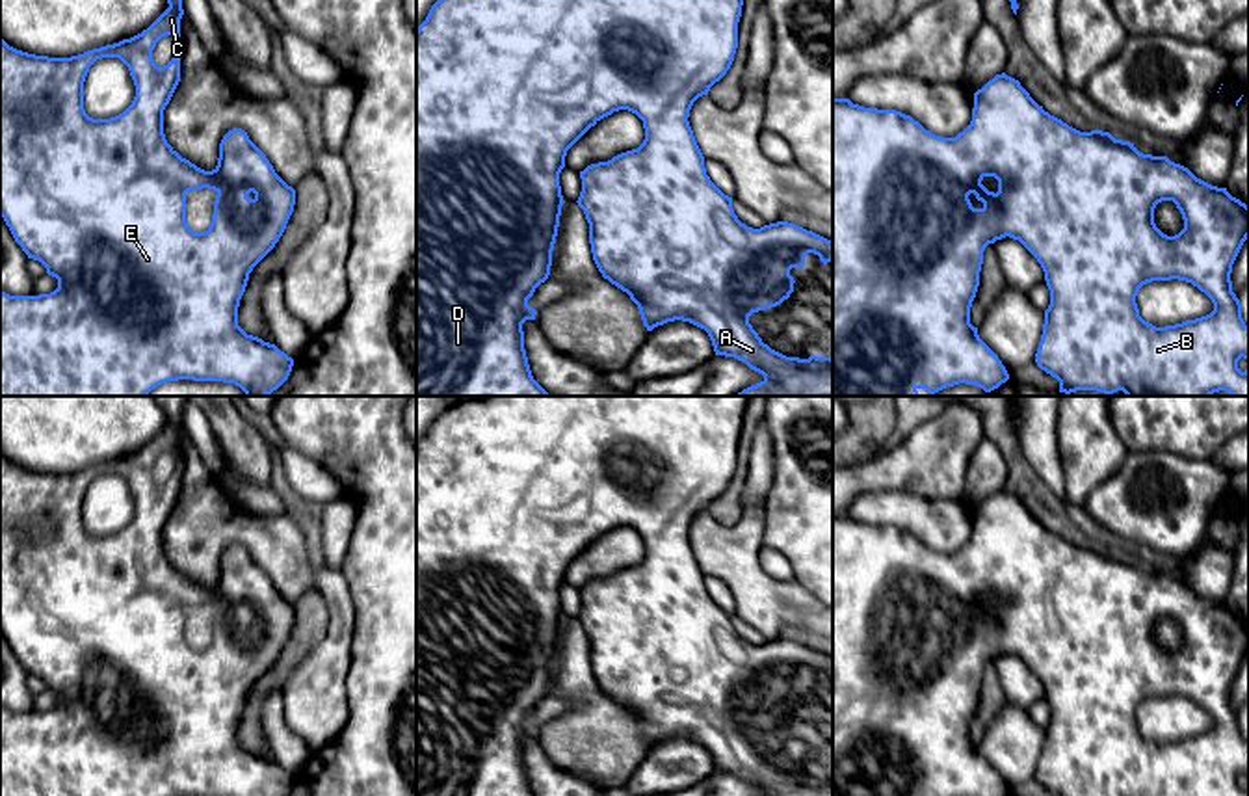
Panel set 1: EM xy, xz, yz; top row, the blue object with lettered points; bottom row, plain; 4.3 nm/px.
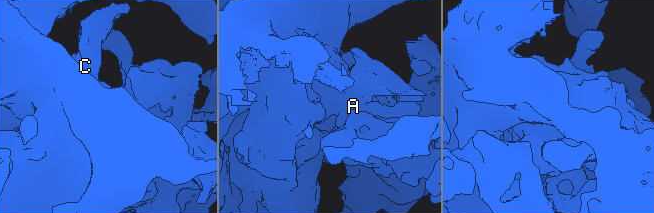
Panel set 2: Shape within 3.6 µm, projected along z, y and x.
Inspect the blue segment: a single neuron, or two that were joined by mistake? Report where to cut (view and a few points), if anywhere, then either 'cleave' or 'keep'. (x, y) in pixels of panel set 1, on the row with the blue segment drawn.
no cut | keep

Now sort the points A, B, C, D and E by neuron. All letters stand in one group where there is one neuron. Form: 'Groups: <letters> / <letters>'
Groups: A B C D E

